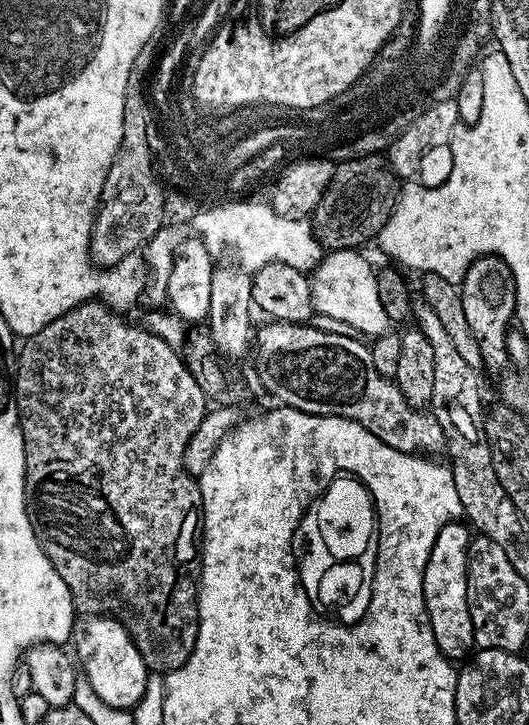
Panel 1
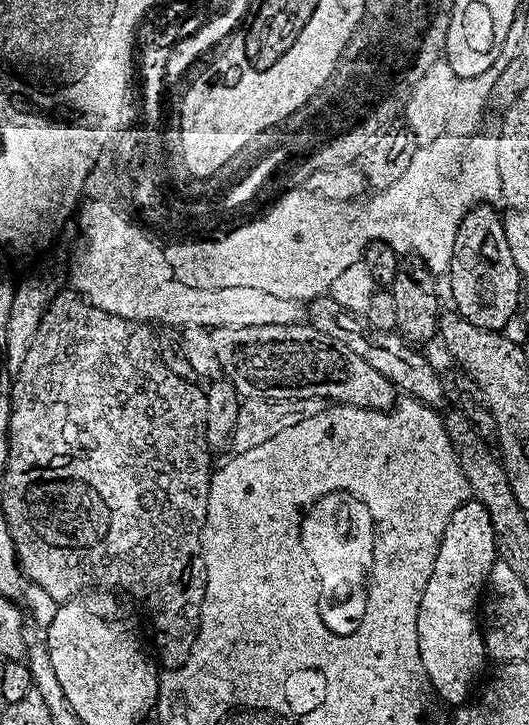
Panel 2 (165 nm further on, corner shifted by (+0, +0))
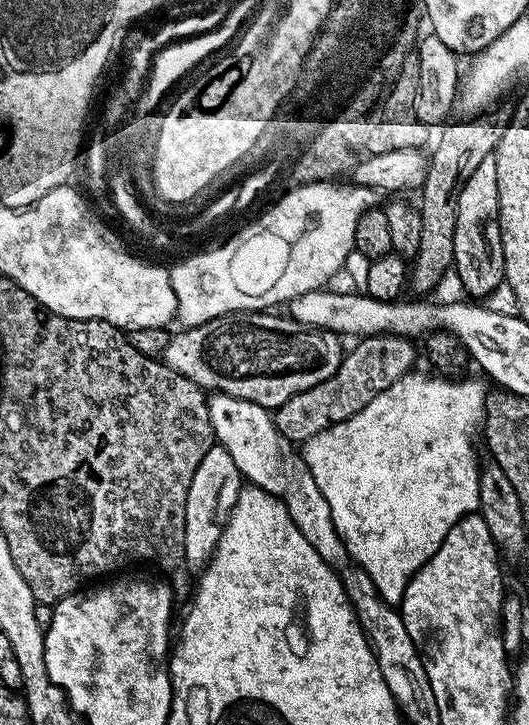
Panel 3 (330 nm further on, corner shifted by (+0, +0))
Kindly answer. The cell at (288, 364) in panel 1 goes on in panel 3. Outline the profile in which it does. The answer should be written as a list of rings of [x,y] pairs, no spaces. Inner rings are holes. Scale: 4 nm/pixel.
[[[268,310],[237,312],[219,316],[193,328],[184,328],[177,336],[176,333],[169,335],[162,362],[167,368],[190,378],[190,382],[209,393],[225,392],[234,398],[242,398],[246,402],[254,402],[263,408],[275,410],[282,406],[282,402],[294,398],[294,394],[310,390],[310,386],[318,386],[318,382],[326,382],[326,378],[336,373],[342,359],[342,340],[337,333],[318,328],[301,327],[298,330],[296,321],[287,315],[272,315],[276,314]]]

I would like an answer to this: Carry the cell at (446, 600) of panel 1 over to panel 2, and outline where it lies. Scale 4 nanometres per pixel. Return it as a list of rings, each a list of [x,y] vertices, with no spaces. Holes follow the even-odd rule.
[[[470,498],[462,506],[458,506],[458,510],[450,514],[450,522],[446,522],[446,530],[442,534],[442,542],[438,546],[438,554],[430,570],[430,582],[426,582],[422,606],[418,610],[418,654],[422,658],[427,683],[431,691],[433,688],[446,703],[452,704],[451,706],[462,705],[469,699],[468,691],[484,668],[486,653],[478,609],[482,604],[482,593],[485,591],[488,575],[491,574],[497,559],[494,522],[490,522],[486,506]]]

